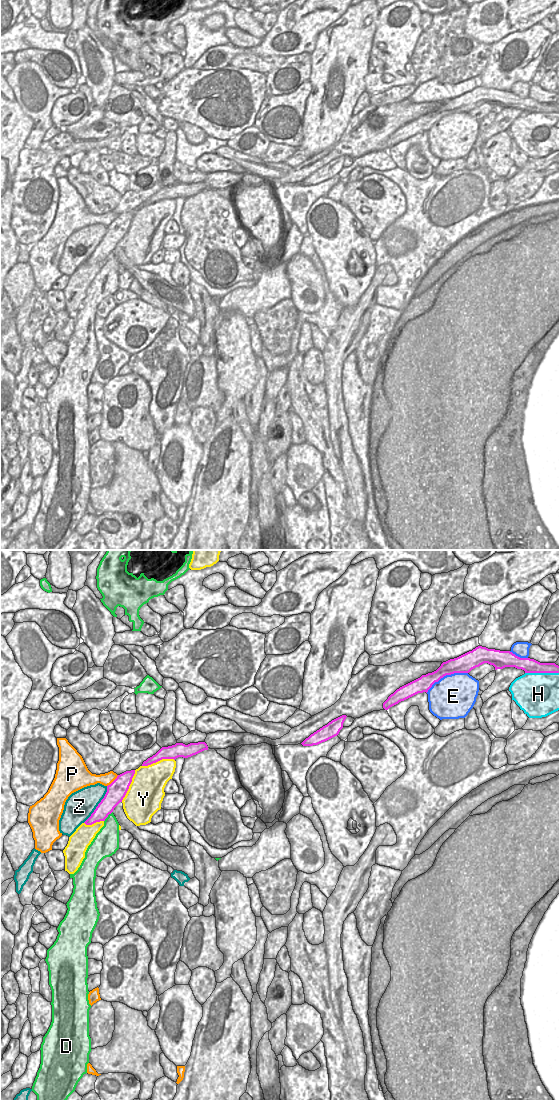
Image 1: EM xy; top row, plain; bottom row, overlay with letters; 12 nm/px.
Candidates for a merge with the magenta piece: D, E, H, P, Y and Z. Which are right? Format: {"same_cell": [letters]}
{"same_cell": []}

